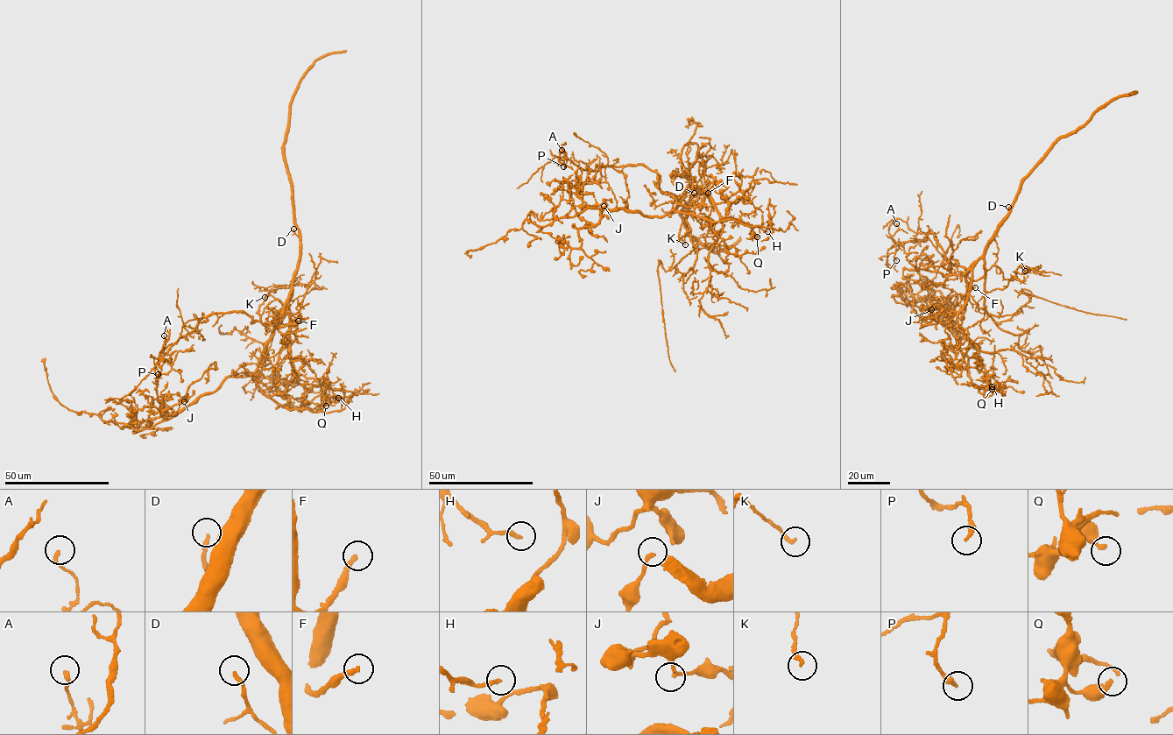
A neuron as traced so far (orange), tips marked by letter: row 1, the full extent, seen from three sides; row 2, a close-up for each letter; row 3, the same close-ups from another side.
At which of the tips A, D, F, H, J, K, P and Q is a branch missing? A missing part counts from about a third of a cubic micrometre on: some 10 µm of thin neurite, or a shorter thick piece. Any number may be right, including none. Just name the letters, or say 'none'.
F

